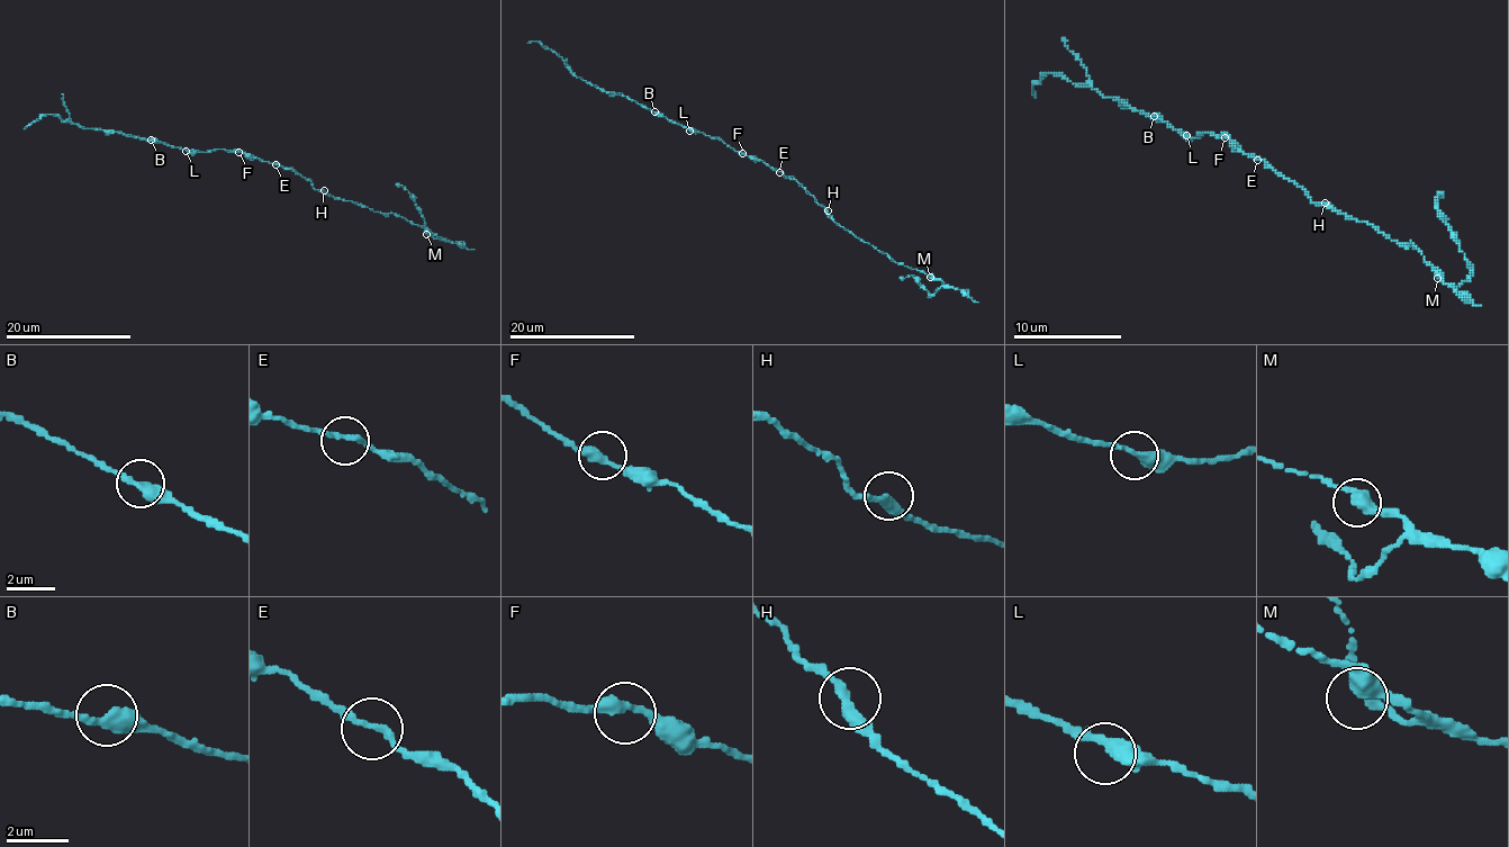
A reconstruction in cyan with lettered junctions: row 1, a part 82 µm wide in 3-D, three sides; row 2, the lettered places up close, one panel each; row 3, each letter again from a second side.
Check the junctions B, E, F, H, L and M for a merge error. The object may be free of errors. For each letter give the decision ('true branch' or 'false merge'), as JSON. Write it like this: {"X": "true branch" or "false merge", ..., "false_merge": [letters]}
{"B": "true branch", "E": "true branch", "F": "true branch", "H": "true branch", "L": "true branch", "M": "true branch", "false_merge": []}

